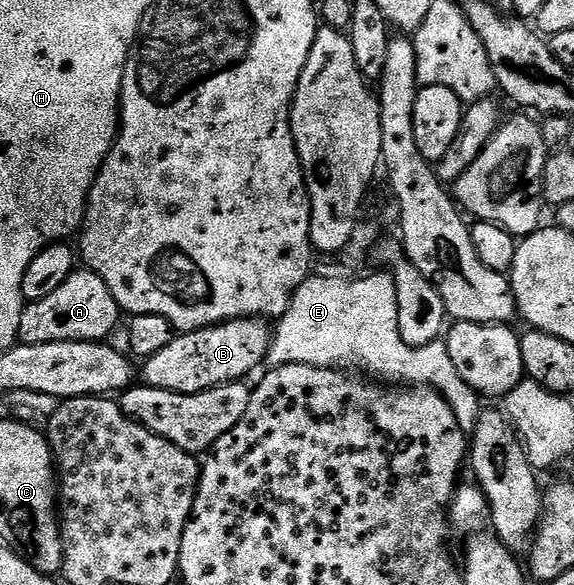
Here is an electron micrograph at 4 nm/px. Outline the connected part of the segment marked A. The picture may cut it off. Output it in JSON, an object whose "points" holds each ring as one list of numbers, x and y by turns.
{"points":[[77,269,72,276,50,297,42,297,29,302,22,313,20,322,20,343,98,343,107,340,108,334,120,323,122,312,118,301,106,289,106,281,98,273,87,269]]}

